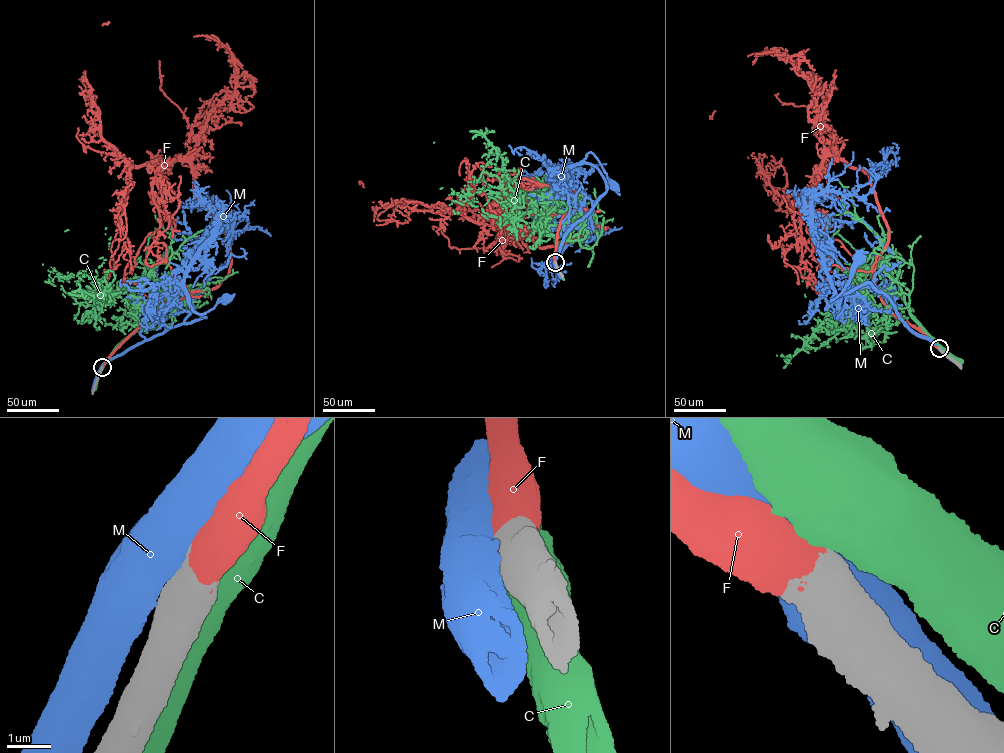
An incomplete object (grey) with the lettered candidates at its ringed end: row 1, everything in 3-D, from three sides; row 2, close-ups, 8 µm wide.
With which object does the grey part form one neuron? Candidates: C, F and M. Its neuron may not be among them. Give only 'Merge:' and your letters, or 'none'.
Merge: F

